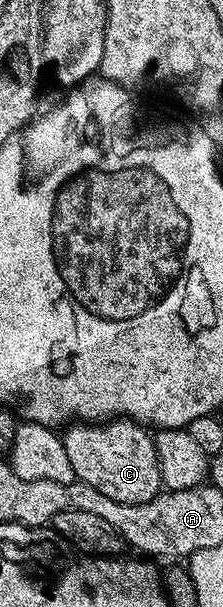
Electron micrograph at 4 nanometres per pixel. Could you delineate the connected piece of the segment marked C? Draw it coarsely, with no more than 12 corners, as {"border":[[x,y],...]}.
{"border":[[76,422],[63,433],[77,481],[122,504],[161,493],[145,425]]}

